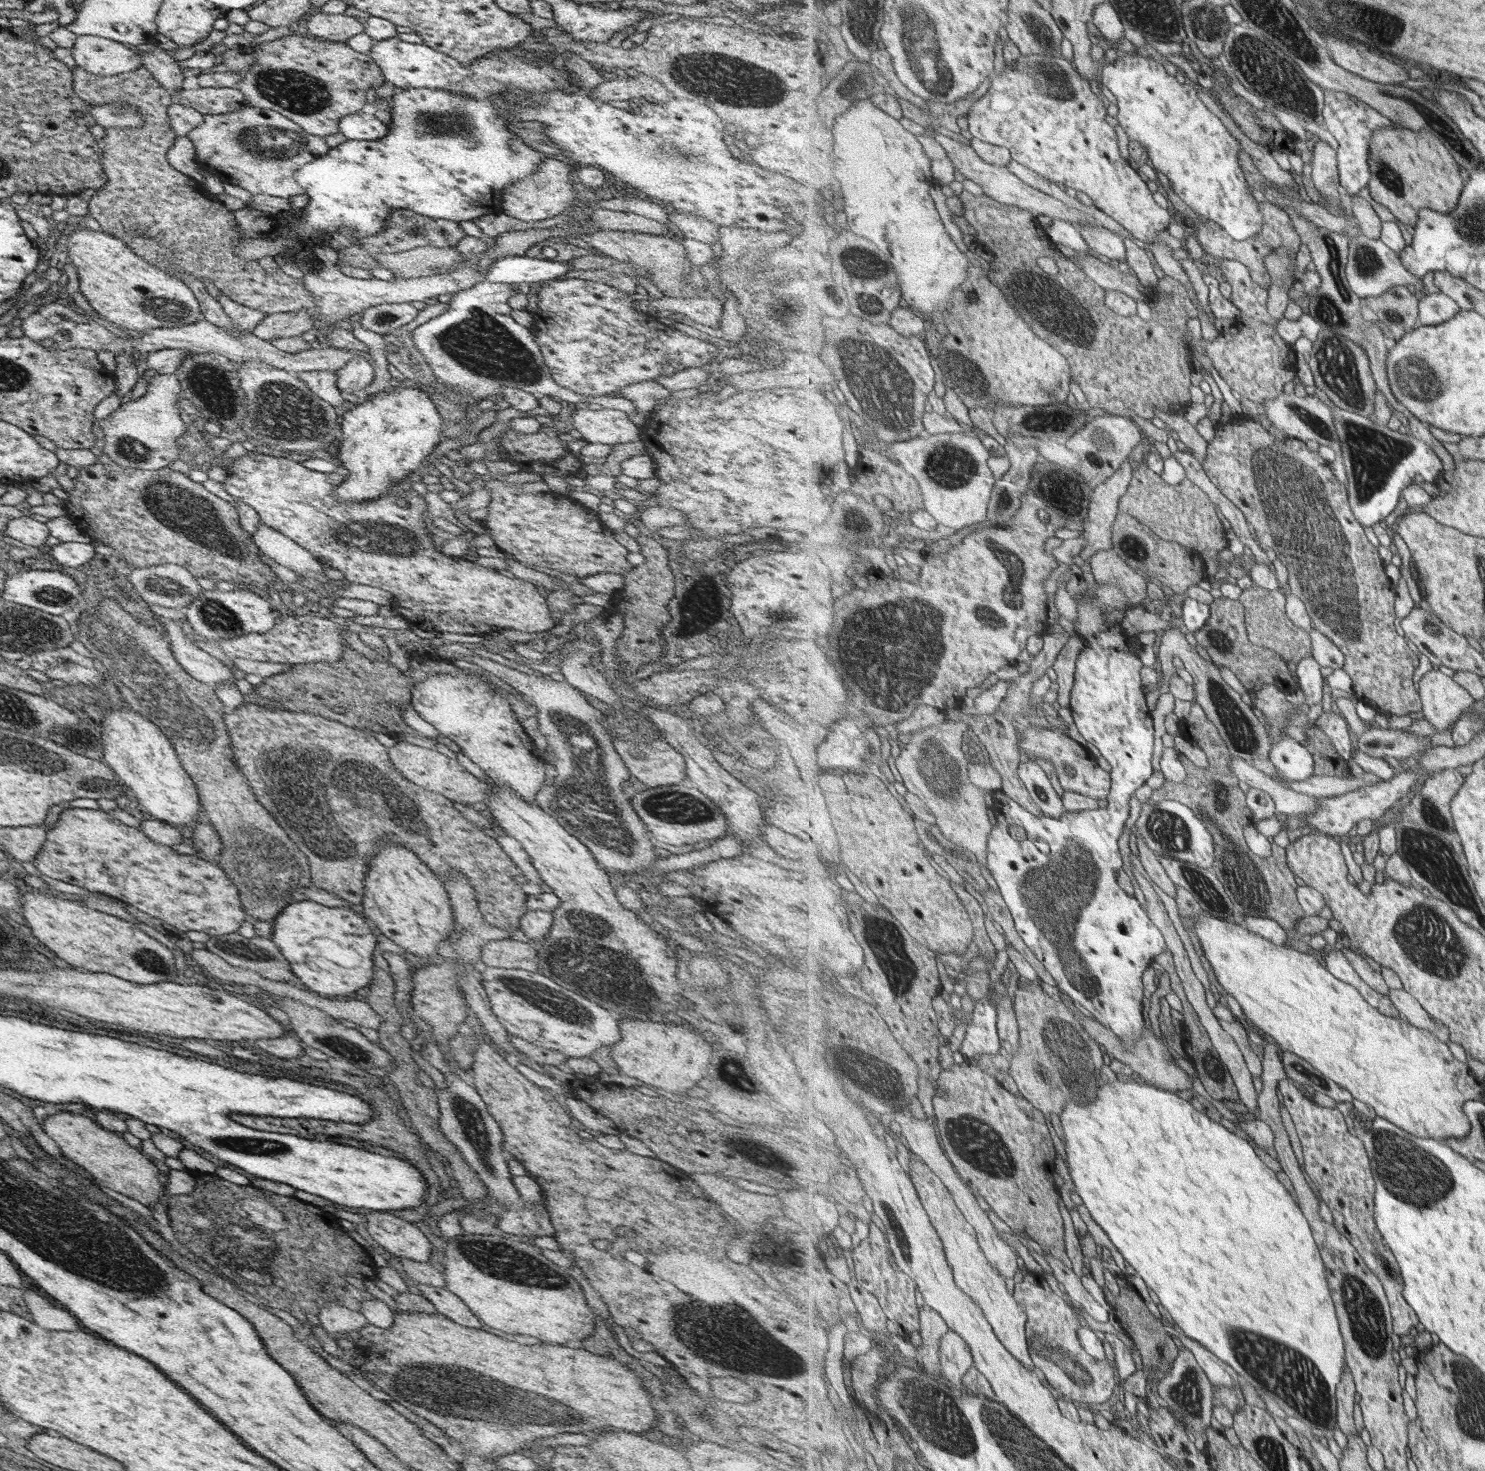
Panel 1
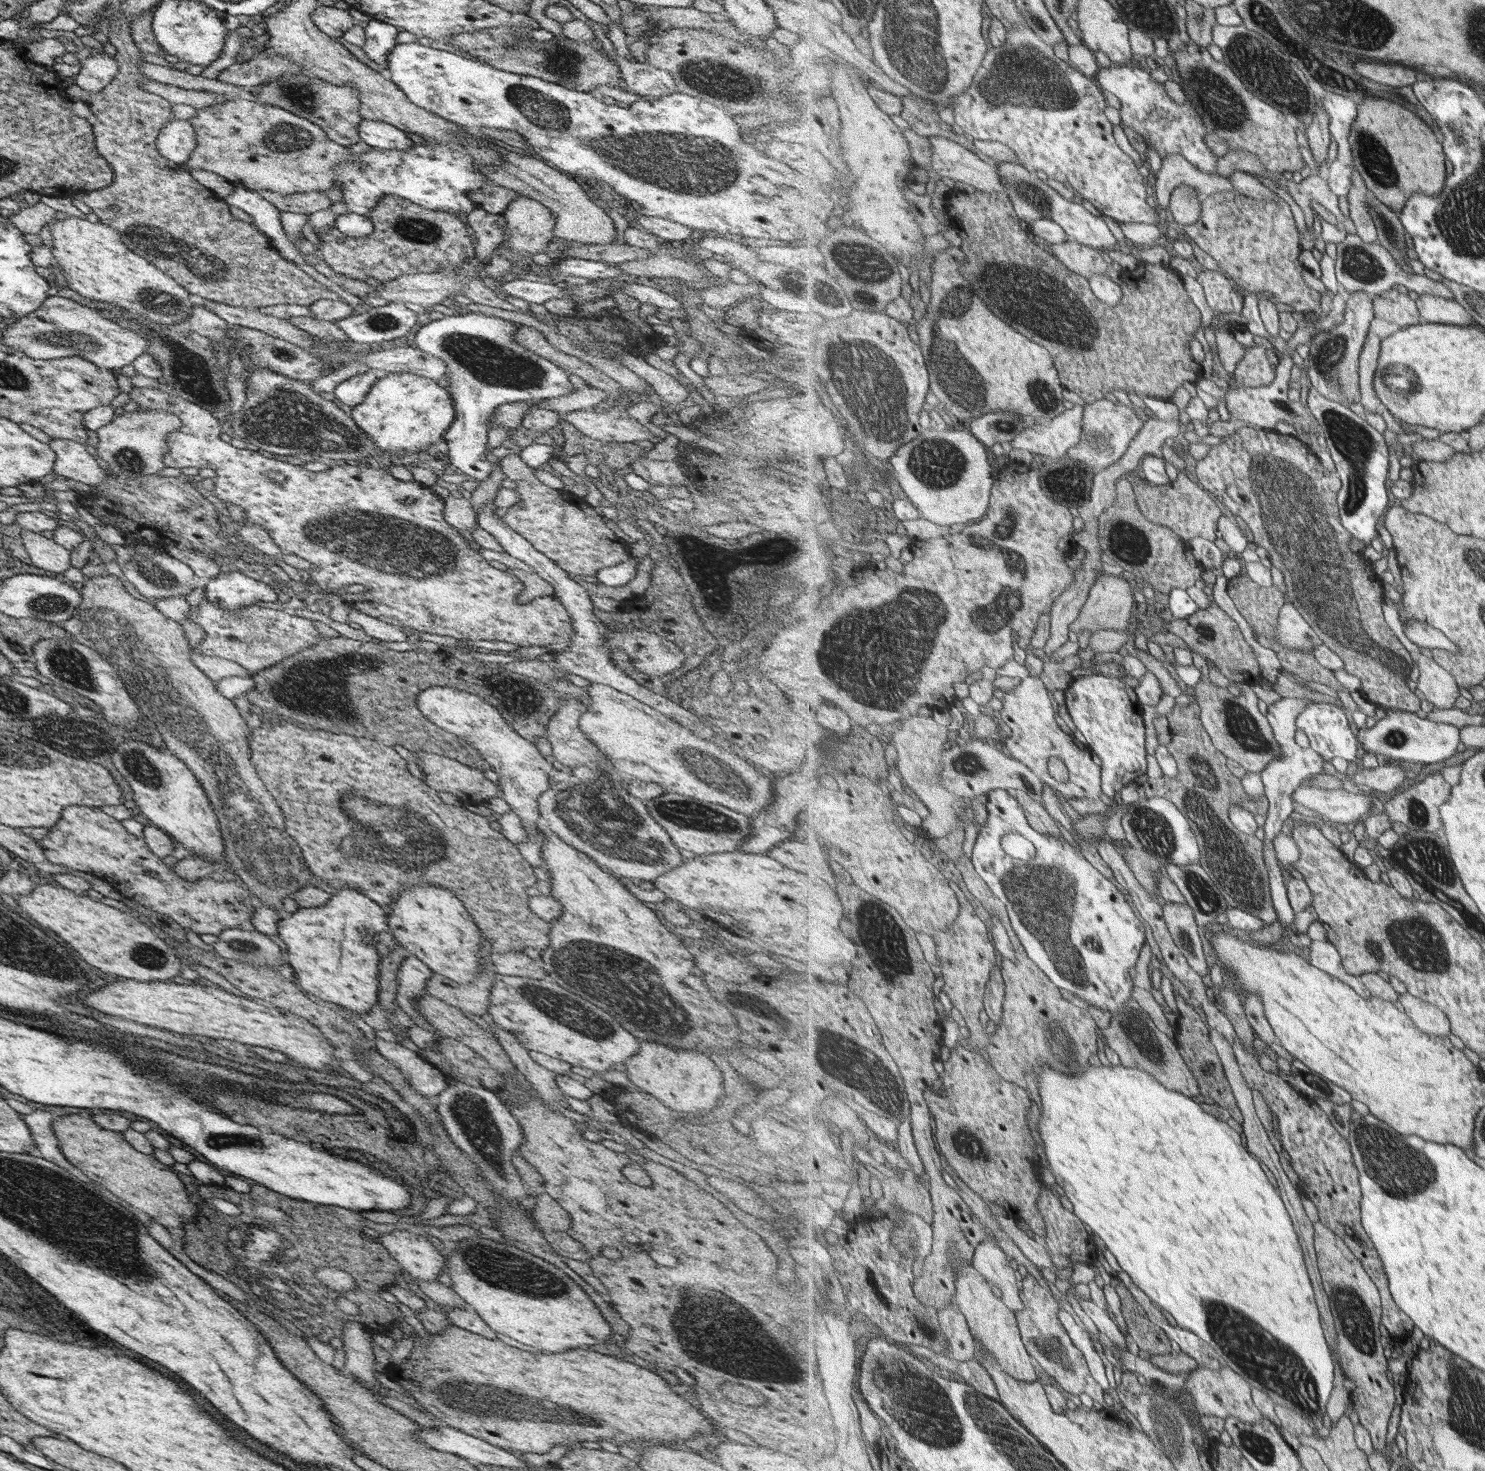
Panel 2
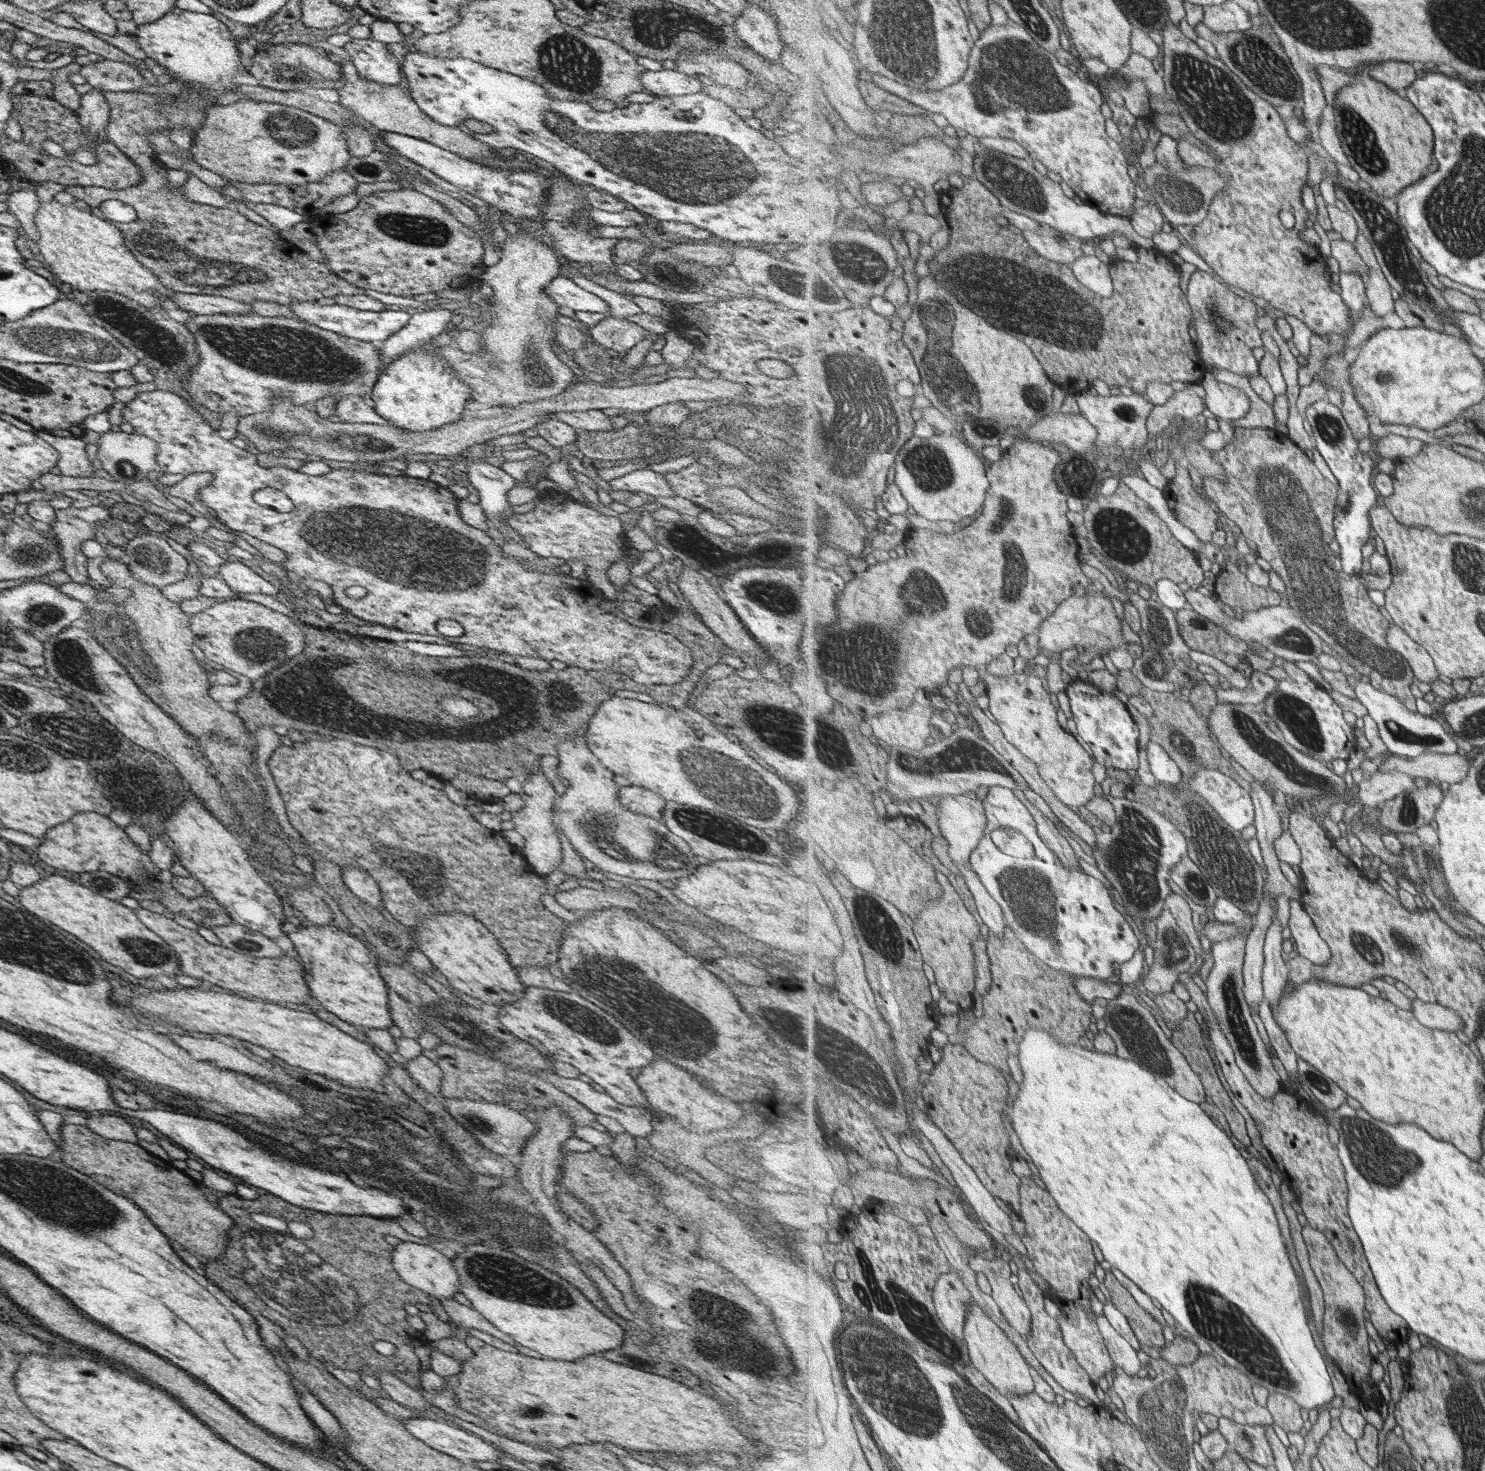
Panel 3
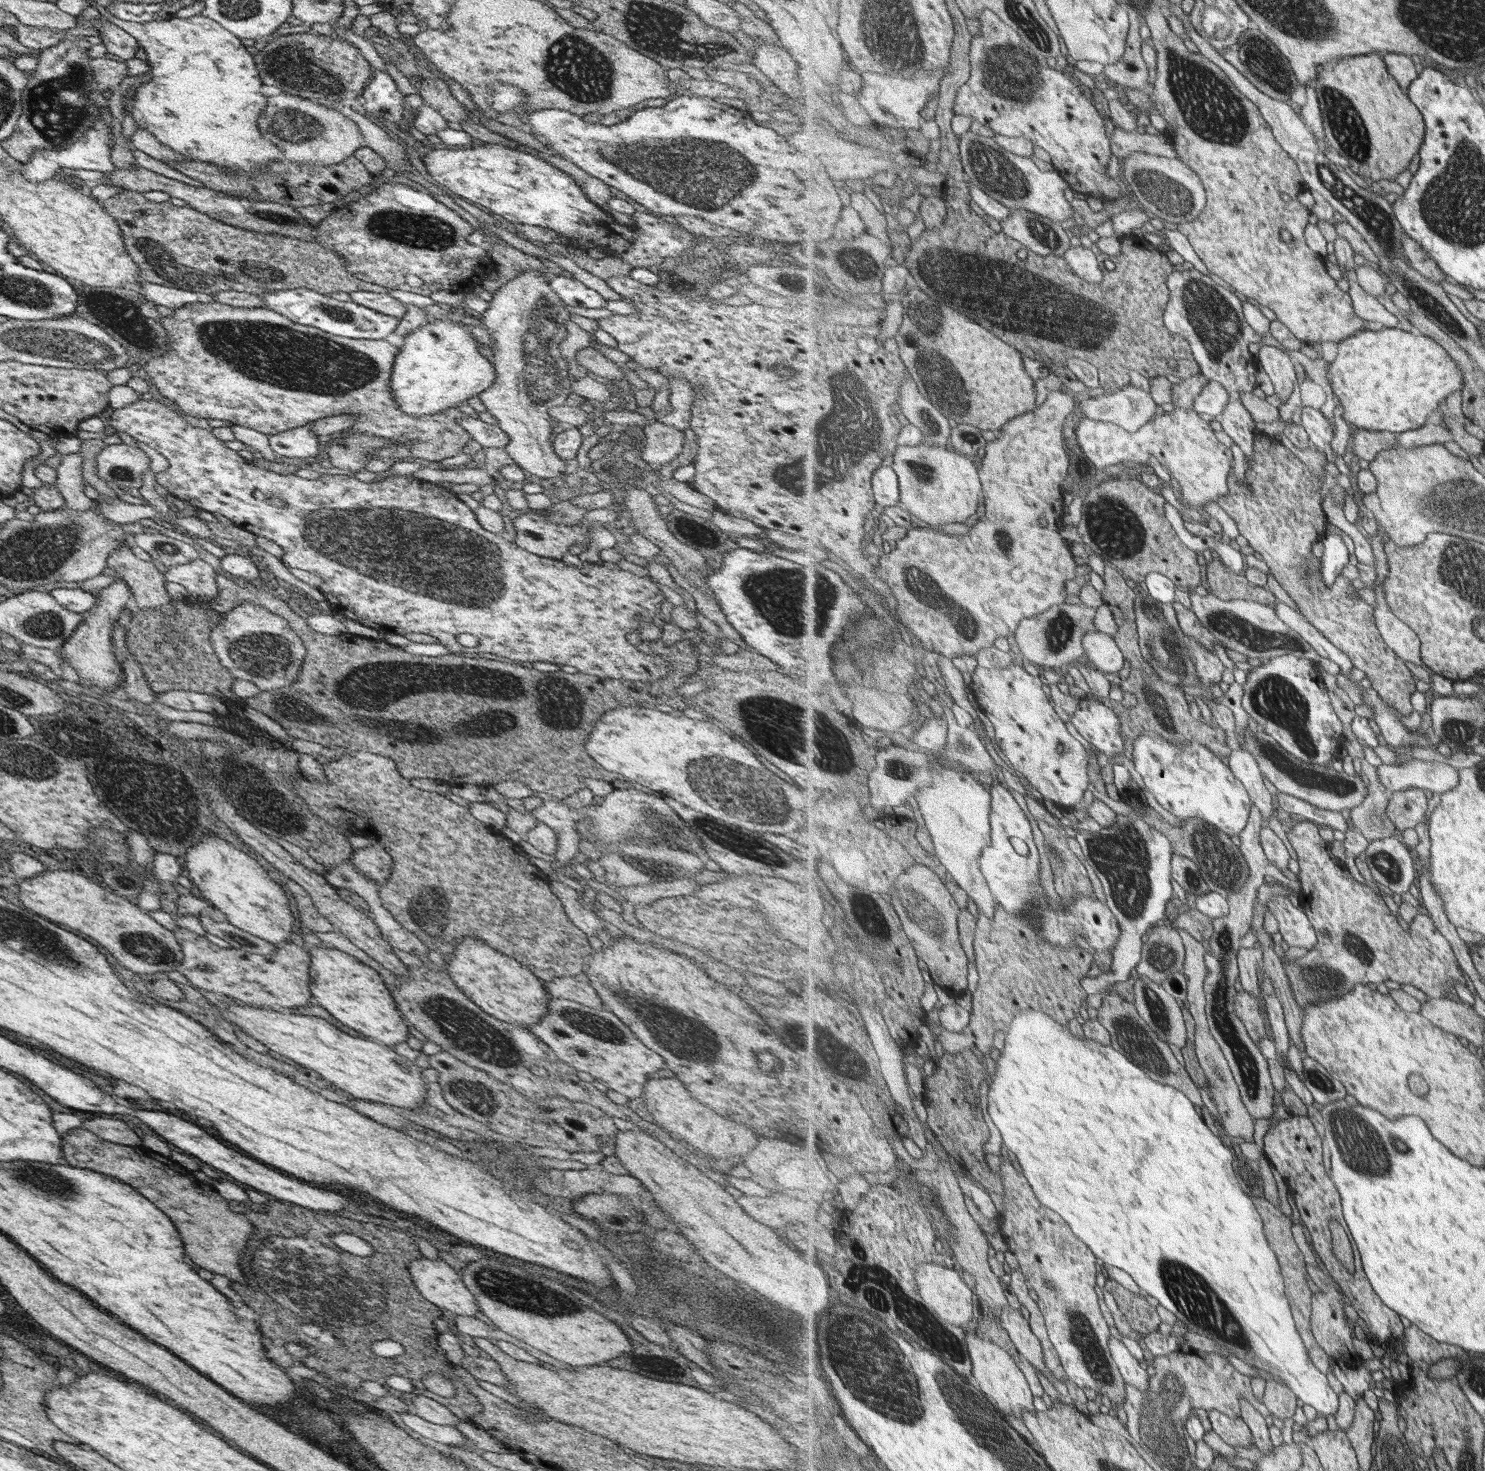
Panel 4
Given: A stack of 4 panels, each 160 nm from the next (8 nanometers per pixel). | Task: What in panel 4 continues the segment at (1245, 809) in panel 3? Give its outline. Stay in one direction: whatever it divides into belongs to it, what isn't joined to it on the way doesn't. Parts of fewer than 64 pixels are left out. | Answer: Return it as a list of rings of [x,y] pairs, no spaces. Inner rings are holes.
[[[1145,731],[1132,744],[1135,770],[1163,808],[1183,821],[1191,817],[1202,818],[1229,836],[1244,832],[1251,814],[1252,798],[1244,782],[1204,742],[1194,739],[1179,747],[1154,731]]]

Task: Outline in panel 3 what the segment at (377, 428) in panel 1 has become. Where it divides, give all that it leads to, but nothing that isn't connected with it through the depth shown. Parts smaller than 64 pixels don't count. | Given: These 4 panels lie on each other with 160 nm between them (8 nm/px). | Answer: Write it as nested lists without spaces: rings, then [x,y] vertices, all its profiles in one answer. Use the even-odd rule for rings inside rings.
[[[429,341],[429,344],[426,343],[424,346],[414,348],[405,352],[401,357],[397,357],[395,361],[384,366],[379,374],[375,386],[371,388],[369,398],[373,402],[372,409],[389,425],[399,430],[409,431],[409,433],[423,433],[460,420],[467,407],[466,400],[470,399],[471,389],[467,387],[465,380],[457,377],[457,371],[454,370],[454,367],[449,367],[439,361],[439,357],[434,352],[436,348]]]

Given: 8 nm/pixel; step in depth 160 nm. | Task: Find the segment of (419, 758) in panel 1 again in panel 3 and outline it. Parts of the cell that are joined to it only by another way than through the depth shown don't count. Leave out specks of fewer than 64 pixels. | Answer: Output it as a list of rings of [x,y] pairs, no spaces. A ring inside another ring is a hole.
[[[457,771],[450,777],[448,783],[465,792],[476,800],[499,800],[502,796],[511,793],[506,785],[499,780],[487,779],[465,771]]]

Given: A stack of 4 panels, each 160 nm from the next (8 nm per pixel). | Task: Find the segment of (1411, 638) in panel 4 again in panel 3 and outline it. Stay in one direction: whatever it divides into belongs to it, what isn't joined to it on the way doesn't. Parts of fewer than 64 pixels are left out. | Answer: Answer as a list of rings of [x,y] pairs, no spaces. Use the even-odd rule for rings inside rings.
[[[1390,624],[1388,635],[1385,638],[1391,646],[1391,652],[1395,652],[1407,660],[1417,680],[1428,685],[1434,680],[1439,680],[1440,670],[1437,668],[1434,658],[1431,658],[1431,654],[1425,647],[1411,639],[1403,628]]]

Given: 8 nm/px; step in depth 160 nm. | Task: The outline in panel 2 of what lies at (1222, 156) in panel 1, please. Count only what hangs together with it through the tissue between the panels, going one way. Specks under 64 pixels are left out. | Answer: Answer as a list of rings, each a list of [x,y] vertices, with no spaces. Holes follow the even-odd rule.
[[[1139,60],[1127,64],[1111,64],[1100,69],[1097,79],[1101,88],[1110,91],[1120,100],[1119,113],[1122,124],[1134,128],[1144,136],[1148,146],[1156,150],[1161,158],[1168,154],[1180,154],[1189,159],[1189,162],[1193,162],[1197,169],[1217,175],[1220,156],[1217,156],[1205,142],[1205,136],[1211,130],[1206,127],[1201,113],[1191,104],[1177,105],[1175,100],[1171,100],[1163,83],[1157,82],[1151,76],[1150,64],[1152,62]]]

